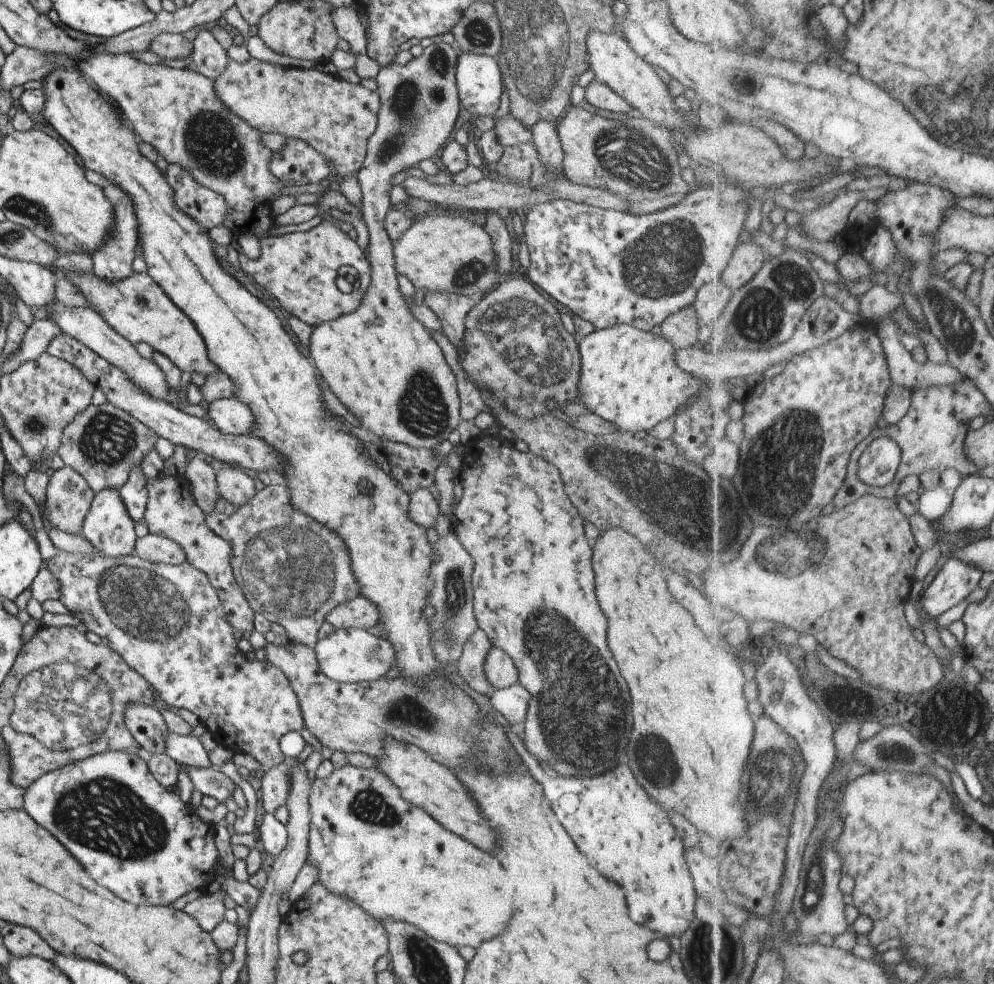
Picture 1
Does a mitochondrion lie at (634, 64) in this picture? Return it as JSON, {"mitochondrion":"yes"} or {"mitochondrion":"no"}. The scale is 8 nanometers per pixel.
{"mitochondrion":"no"}

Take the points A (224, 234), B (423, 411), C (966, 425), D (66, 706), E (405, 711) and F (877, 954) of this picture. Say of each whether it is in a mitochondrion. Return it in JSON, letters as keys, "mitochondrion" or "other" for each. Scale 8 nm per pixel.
{"A":"other","B":"mitochondrion","C":"other","D":"mitochondrion","E":"mitochondrion","F":"other"}

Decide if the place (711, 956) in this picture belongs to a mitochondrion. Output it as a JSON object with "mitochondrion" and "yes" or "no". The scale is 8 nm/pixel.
{"mitochondrion":"yes"}

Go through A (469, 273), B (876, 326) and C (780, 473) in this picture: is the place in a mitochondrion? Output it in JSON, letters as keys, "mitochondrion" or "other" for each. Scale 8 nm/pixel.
{"A":"mitochondrion","B":"other","C":"mitochondrion"}

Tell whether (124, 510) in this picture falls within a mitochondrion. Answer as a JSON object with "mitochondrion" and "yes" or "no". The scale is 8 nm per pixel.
{"mitochondrion":"no"}

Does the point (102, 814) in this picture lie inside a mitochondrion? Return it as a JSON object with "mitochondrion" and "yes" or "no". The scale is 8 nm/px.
{"mitochondrion":"yes"}

